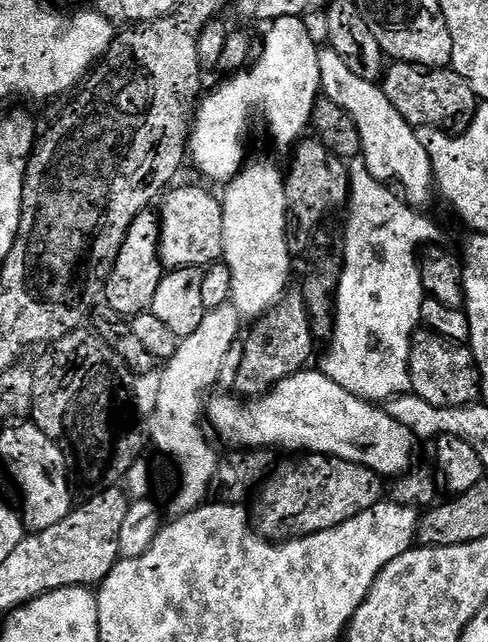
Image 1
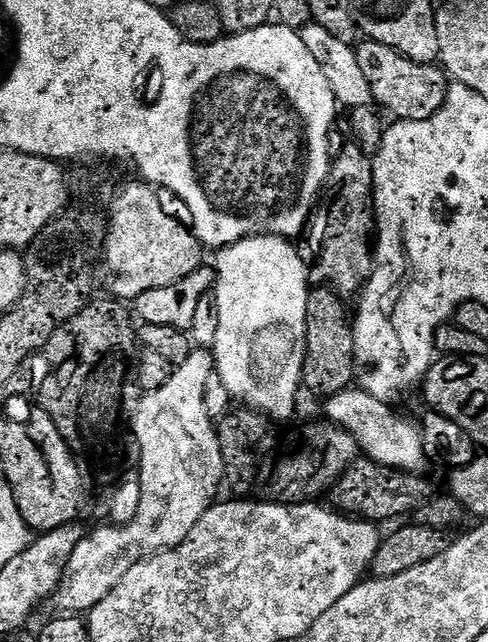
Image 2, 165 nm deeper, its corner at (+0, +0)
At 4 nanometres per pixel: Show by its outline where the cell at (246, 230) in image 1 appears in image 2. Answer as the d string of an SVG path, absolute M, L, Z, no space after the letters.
M248 236L245 240L239 240L236 244L219 249L215 253L216 261L214 261L217 274L214 295L218 302L218 334L214 345L214 372L218 377L218 384L221 388L226 389L233 401L241 400L244 403L241 405L251 406L255 411L263 412L265 416L276 422L290 419L292 411L296 408L296 395L302 392L304 359L306 358L306 302L310 291L309 265L302 252L302 257L300 257L299 250L292 244L295 243L291 239L282 236Z

